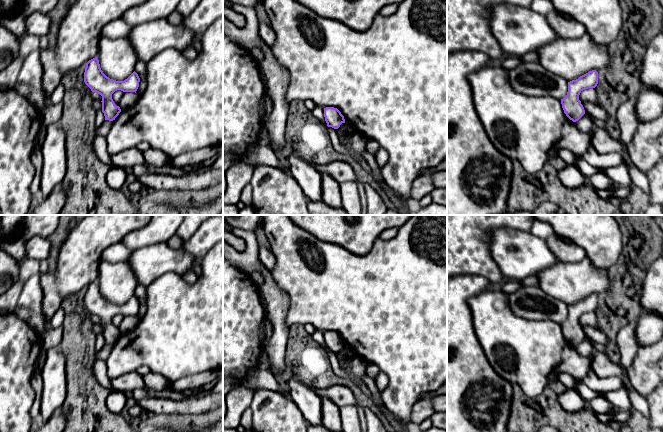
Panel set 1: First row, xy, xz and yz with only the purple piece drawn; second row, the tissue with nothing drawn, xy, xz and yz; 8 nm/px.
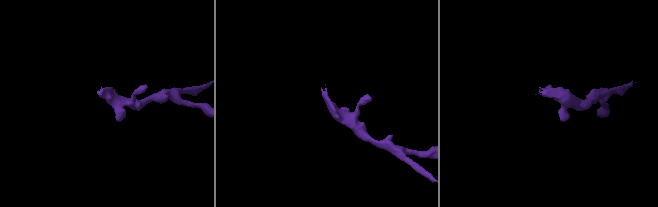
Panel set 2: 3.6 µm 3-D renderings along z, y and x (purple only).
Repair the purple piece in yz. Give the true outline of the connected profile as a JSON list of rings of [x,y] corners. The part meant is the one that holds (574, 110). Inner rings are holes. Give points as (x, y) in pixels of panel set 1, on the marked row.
[[[596,70],[589,71],[578,79],[568,82],[568,92],[561,99],[561,104],[564,113],[570,120],[576,122],[585,114],[584,107],[579,100],[579,95],[585,89],[595,88],[597,84],[598,72]]]

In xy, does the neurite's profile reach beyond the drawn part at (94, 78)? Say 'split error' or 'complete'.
complete

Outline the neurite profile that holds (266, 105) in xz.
[[[265,94],[259,104],[259,114],[263,122],[266,122],[268,120],[269,116],[272,113],[272,110],[273,110],[273,101],[267,94]]]

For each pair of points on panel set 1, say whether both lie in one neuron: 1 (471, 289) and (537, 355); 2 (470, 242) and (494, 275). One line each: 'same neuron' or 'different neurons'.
1: different neurons
2: same neuron

